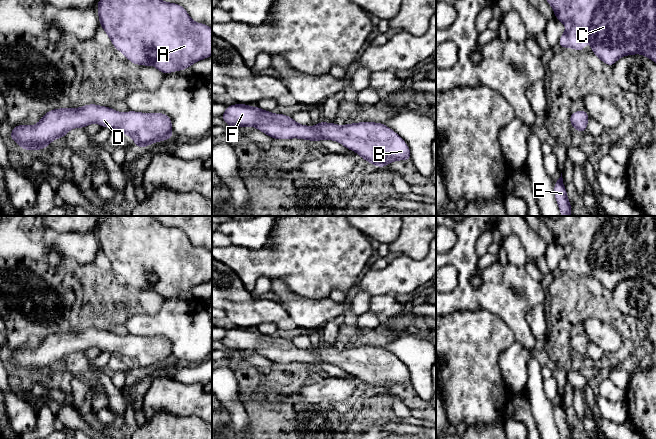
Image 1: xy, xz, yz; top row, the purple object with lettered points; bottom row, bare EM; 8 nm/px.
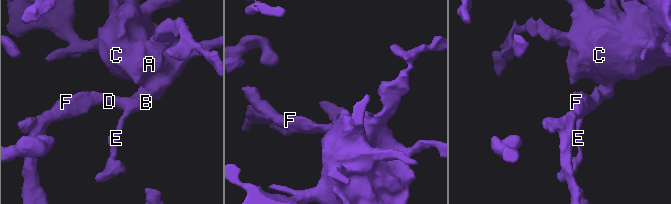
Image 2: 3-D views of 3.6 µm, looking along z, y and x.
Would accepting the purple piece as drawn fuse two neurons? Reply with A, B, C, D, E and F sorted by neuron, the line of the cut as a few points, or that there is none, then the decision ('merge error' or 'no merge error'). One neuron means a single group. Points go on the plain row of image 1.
A B C D E F; no cut; no merge error

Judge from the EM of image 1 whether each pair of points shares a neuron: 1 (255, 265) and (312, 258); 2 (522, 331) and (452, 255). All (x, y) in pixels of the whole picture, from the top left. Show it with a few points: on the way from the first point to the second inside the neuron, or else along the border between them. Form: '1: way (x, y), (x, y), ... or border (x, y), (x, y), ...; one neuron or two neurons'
1: way (269, 261), (279, 258), (298, 258); one neuron
2: way (503, 309), (491, 297), (477, 297), (464, 277); one neuron

